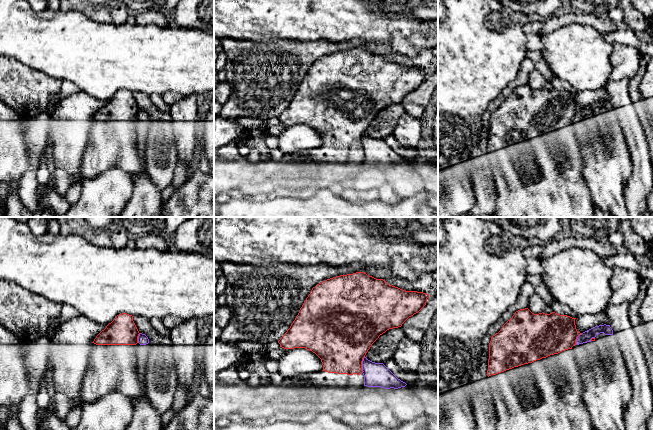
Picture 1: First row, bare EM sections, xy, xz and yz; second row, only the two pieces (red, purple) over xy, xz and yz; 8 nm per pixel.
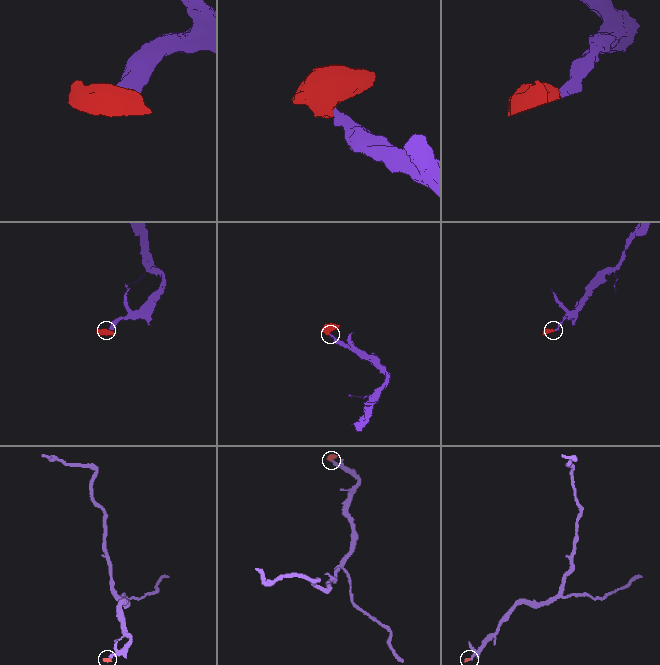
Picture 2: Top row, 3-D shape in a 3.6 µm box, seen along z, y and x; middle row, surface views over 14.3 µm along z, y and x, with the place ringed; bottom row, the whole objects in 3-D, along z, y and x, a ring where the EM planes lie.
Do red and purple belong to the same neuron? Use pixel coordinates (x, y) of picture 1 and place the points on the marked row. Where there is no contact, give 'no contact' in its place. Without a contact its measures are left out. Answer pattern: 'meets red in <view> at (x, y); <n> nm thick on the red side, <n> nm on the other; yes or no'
meets red in xz at (361, 364); 460 nm thick on the red side, 190 nm on the other; no

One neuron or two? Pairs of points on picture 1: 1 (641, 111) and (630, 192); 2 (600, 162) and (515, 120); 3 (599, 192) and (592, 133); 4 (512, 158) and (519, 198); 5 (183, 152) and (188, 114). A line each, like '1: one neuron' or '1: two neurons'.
1: two neurons
2: two neurons
3: one neuron
4: one neuron
5: one neuron

